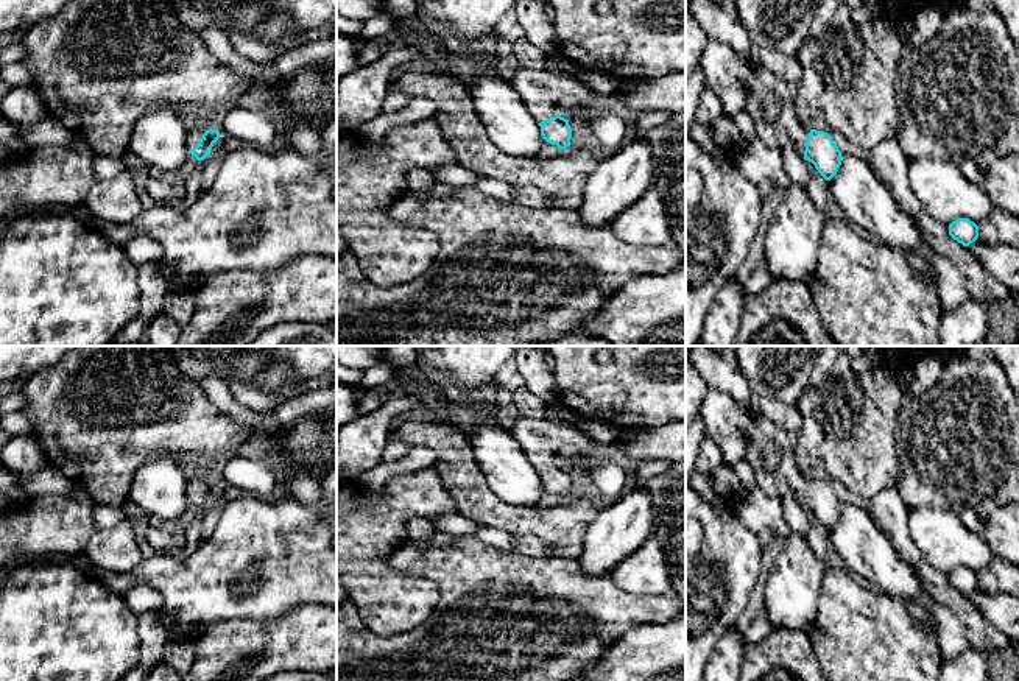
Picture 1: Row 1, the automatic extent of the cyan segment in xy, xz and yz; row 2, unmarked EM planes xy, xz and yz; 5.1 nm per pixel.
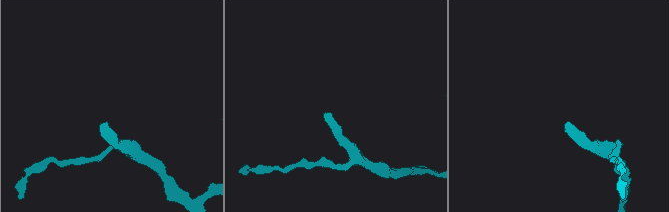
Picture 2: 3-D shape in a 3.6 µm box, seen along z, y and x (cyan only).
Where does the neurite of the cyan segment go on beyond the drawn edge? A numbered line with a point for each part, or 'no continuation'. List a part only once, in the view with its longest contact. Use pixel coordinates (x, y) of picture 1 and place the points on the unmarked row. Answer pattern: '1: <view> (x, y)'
1: yz (770, 452)

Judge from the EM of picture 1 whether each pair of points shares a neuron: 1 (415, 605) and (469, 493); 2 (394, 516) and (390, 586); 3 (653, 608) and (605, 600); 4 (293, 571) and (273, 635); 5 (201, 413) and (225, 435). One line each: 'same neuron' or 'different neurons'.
1: different neurons
2: same neuron
3: same neuron
4: different neurons
5: same neuron

